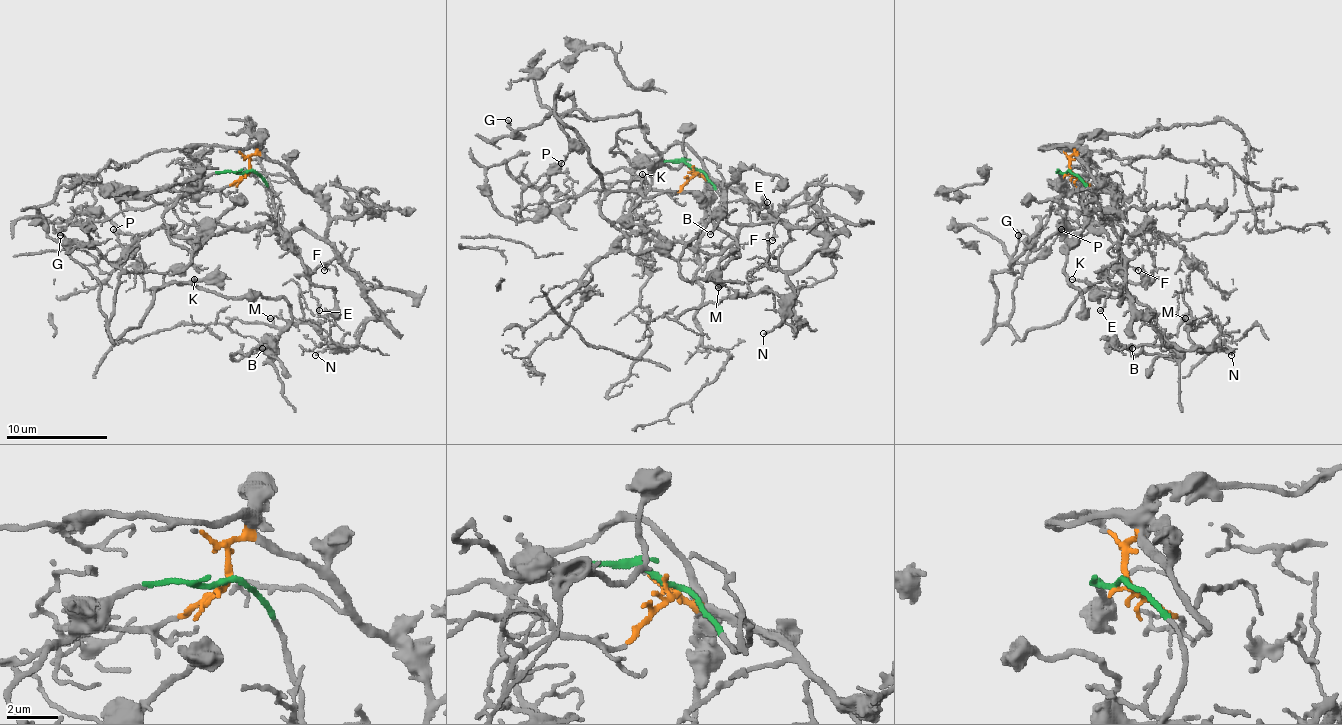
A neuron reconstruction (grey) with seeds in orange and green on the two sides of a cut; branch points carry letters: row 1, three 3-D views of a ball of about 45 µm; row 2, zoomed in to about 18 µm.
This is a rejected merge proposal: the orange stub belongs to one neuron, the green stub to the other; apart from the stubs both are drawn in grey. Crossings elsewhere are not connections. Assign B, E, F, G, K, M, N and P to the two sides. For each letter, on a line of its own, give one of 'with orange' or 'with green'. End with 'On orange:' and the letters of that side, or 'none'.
B: with green
E: with orange
F: with orange
G: with green
K: with green
M: with orange
N: with orange
P: with green
On orange: E, F, M, N

